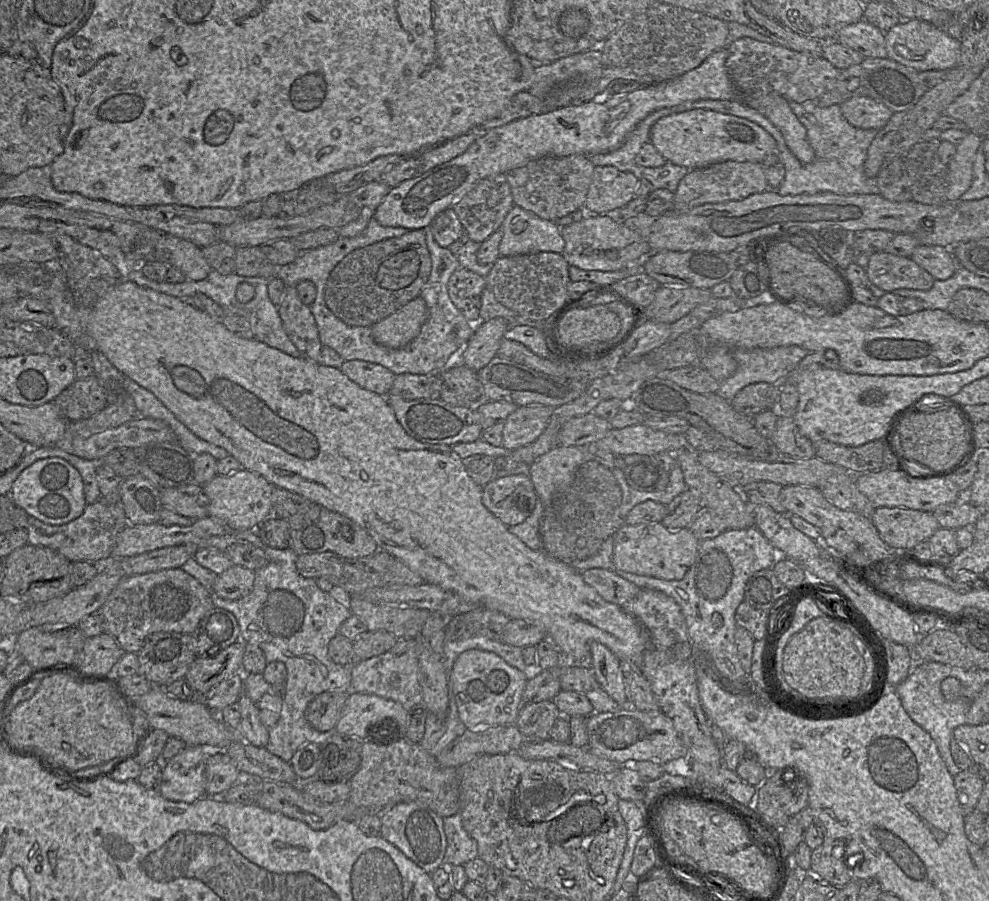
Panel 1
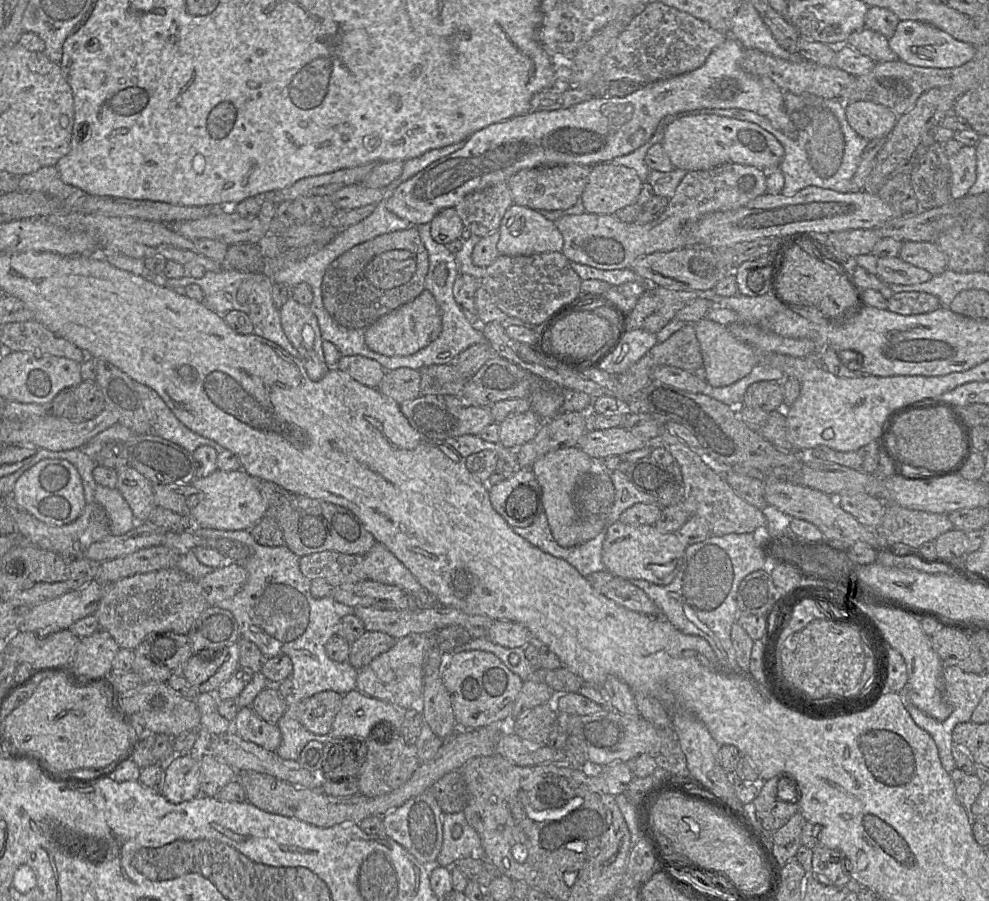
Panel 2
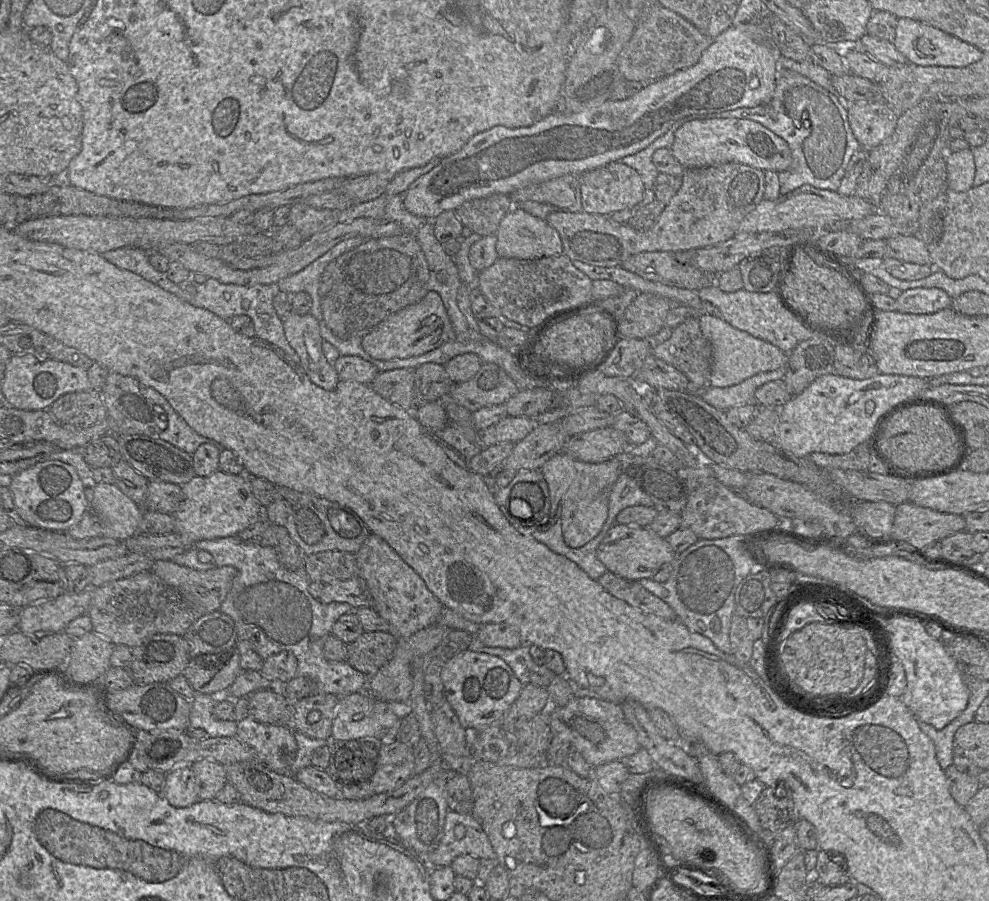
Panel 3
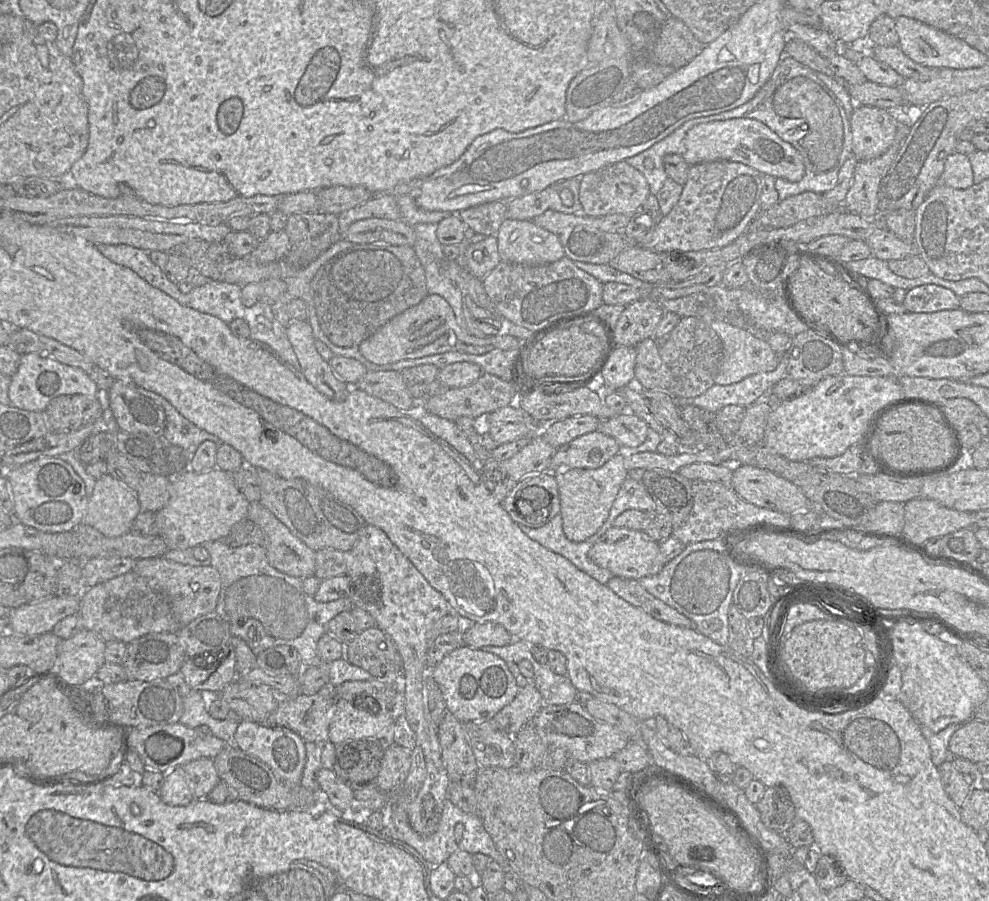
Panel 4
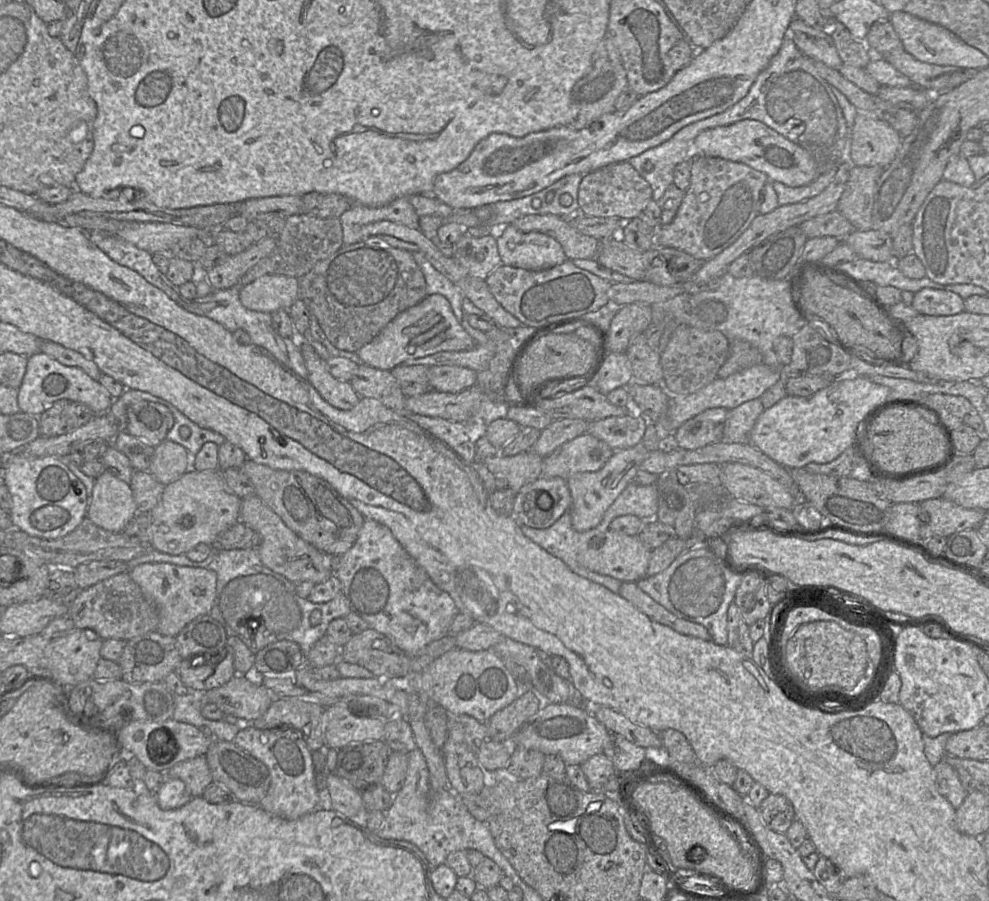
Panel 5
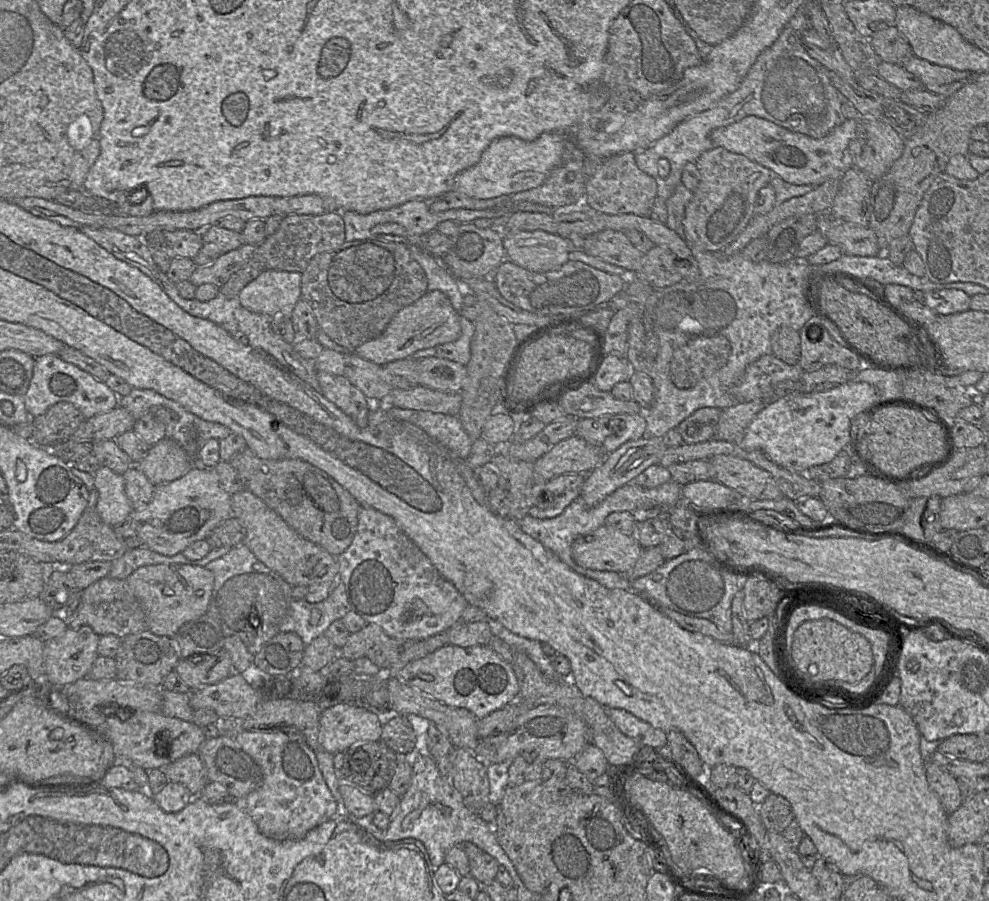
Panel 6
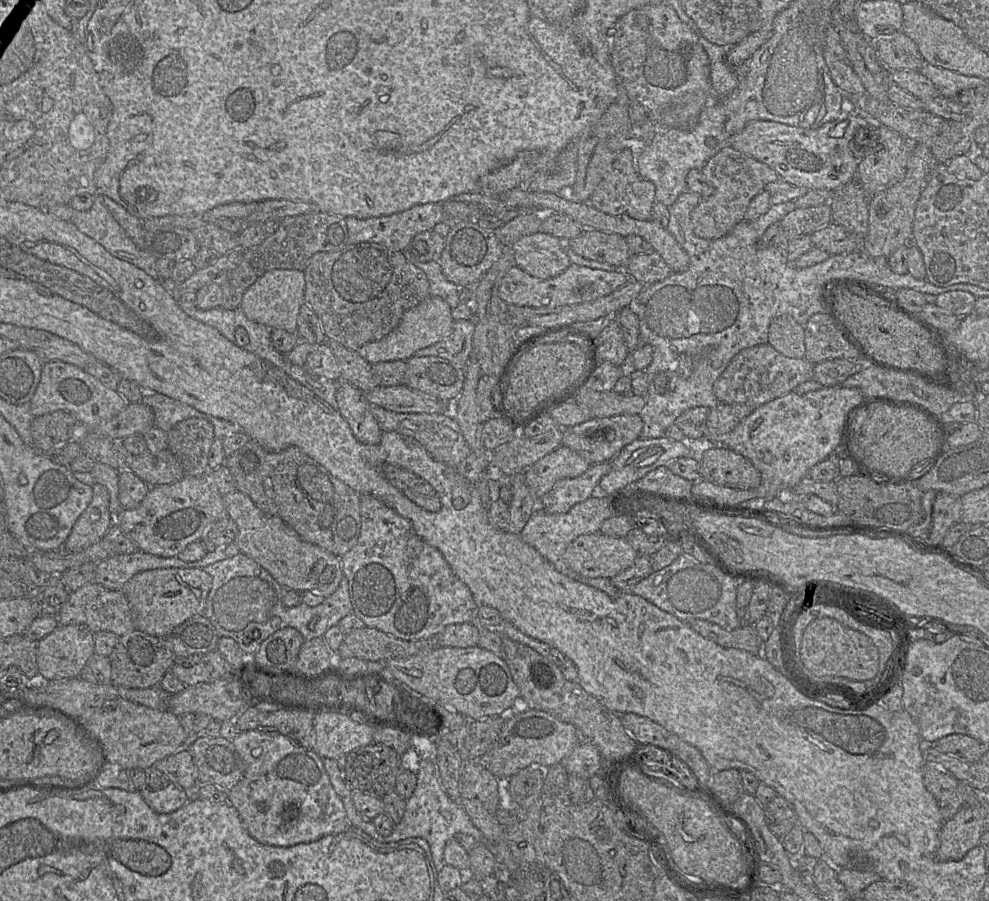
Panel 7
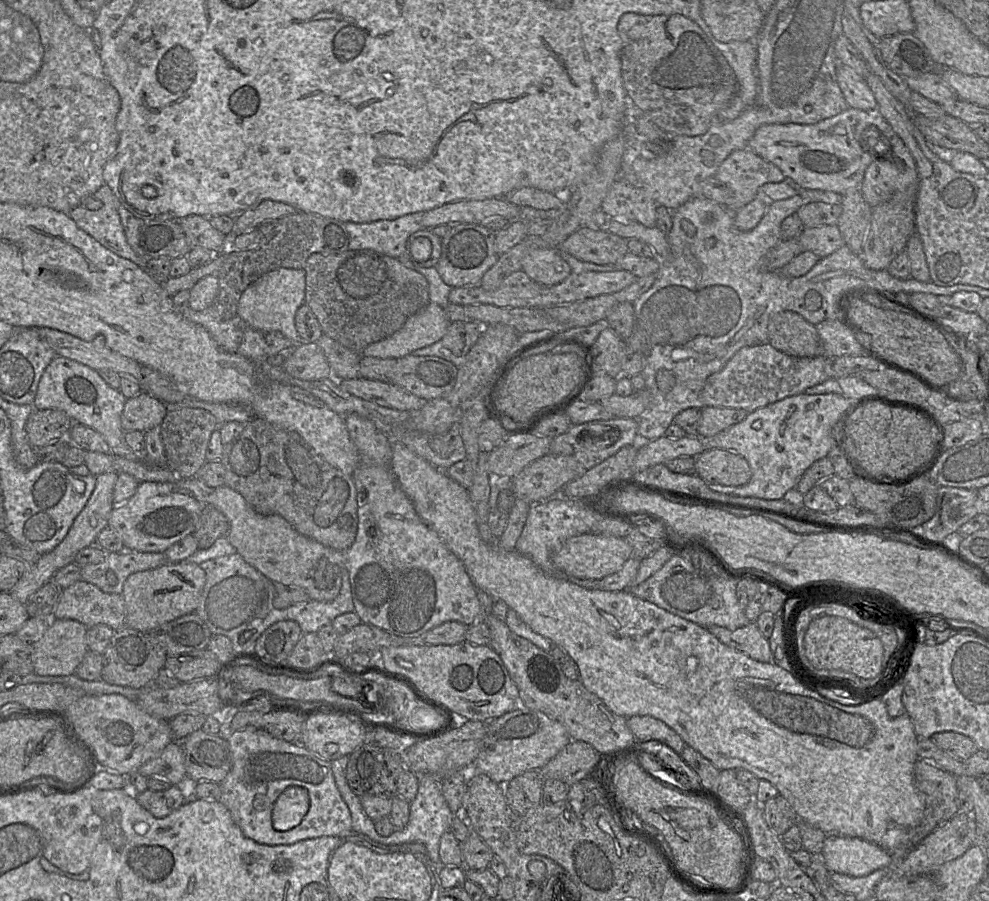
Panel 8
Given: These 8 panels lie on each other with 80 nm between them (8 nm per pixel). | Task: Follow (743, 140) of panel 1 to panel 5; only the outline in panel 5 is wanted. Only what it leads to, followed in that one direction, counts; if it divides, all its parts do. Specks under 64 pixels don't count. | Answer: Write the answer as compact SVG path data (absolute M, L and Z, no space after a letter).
M744 119L700 132L694 140L694 150L696 156L719 157L744 163L763 172L770 180L779 181L789 187L804 186L817 176L815 161L808 151L753 119Z

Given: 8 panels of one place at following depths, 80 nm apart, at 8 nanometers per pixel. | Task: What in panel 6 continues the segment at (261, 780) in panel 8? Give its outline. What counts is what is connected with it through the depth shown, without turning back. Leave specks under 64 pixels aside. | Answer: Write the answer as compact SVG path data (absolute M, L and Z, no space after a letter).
M297 729L243 730L234 740L260 767L262 781L248 795L233 800L253 819L263 835L279 841L299 839L337 815L338 804L322 776L315 750L307 745Z

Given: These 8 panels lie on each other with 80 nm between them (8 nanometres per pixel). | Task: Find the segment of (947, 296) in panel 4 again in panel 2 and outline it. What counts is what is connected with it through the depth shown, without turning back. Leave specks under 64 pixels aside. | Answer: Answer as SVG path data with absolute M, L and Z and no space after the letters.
M898 292L888 299L887 310L900 315L918 315L940 308L939 299L925 292Z

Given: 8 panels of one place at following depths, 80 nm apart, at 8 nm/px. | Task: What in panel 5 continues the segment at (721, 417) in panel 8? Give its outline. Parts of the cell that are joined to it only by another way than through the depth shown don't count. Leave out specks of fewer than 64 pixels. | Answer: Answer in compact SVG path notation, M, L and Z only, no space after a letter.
M759 398L729 410L722 441L749 444L751 431L764 410Z

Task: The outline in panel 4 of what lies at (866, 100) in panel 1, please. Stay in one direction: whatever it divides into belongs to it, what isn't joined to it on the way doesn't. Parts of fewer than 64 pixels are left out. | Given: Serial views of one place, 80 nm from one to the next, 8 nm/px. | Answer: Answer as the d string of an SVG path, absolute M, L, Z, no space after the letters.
M856 105L849 116L852 155L860 161L881 156L893 143L898 120L893 111Z

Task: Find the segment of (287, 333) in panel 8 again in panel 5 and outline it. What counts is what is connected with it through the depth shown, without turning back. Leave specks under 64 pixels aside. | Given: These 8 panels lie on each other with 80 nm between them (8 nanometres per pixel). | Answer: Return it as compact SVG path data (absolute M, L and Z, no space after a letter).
M264 275L239 290L242 305L259 312L288 310L298 298L299 280L284 275Z

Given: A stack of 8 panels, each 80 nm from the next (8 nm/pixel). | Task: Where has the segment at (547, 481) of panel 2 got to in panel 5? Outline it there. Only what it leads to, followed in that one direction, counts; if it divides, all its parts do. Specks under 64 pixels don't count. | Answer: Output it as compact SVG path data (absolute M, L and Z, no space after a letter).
M640 442L634 447L616 450L605 465L595 472L583 472L572 475L567 479L571 494L572 527L577 532L585 532L596 527L603 519L605 512L616 500L619 494L633 481L640 464L649 451Z

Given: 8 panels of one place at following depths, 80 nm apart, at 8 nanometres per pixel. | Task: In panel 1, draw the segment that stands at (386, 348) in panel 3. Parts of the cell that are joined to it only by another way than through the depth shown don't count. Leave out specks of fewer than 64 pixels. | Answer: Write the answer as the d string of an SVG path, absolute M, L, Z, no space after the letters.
M418 296L372 325L372 337L376 343L387 348L402 348L418 336L427 318L428 309L425 300Z

